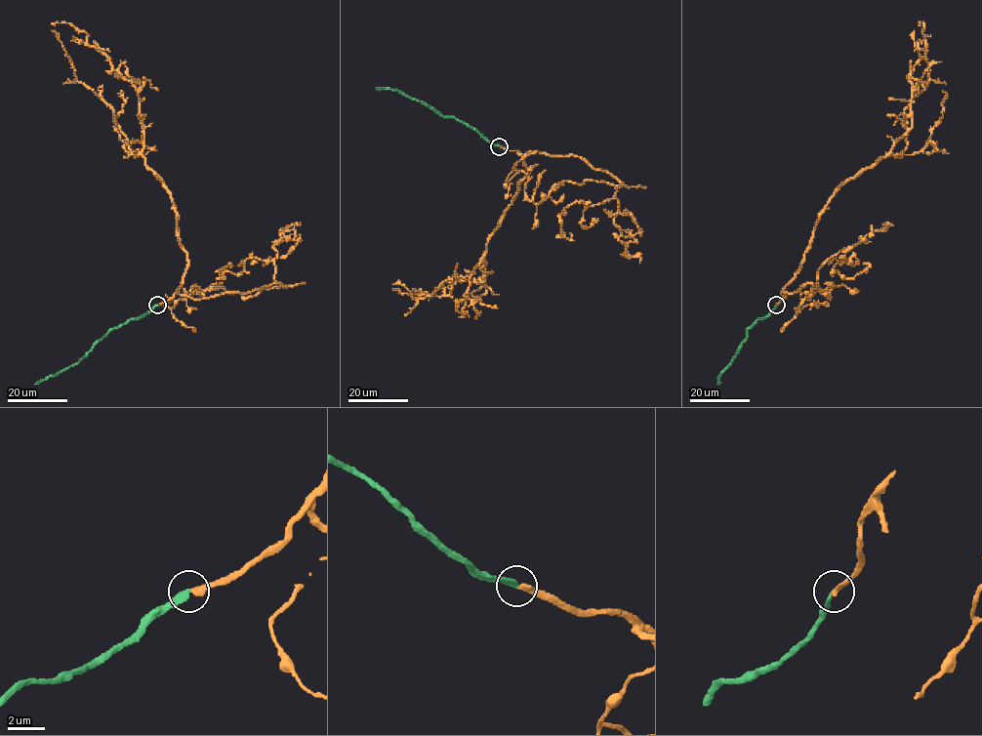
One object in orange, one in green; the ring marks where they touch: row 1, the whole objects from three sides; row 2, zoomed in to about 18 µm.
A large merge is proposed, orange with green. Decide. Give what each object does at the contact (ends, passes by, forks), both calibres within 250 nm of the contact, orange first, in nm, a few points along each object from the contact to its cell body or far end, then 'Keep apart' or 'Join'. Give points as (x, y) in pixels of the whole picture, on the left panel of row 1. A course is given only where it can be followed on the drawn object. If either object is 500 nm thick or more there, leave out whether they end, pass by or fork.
At the ring orange ends. At the ring green ends. Thickness 320 nm (orange) against 280 nm. Course of orange: (157, 305), (179, 287), (187, 256), (172, 195), (142, 153), (138, 91), (86, 43), (85, 33), (51, 23). Course of green: (157, 305), (140, 317), (111, 330), (76, 363), (35, 384). Join

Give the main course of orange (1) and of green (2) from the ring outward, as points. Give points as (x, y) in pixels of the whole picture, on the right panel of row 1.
1: (776, 305), (802, 261), (829, 198), (882, 158), (912, 126), (911, 70), (925, 47), (920, 23)
2: (776, 305), (747, 330), (747, 339), (720, 373), (717, 384)

